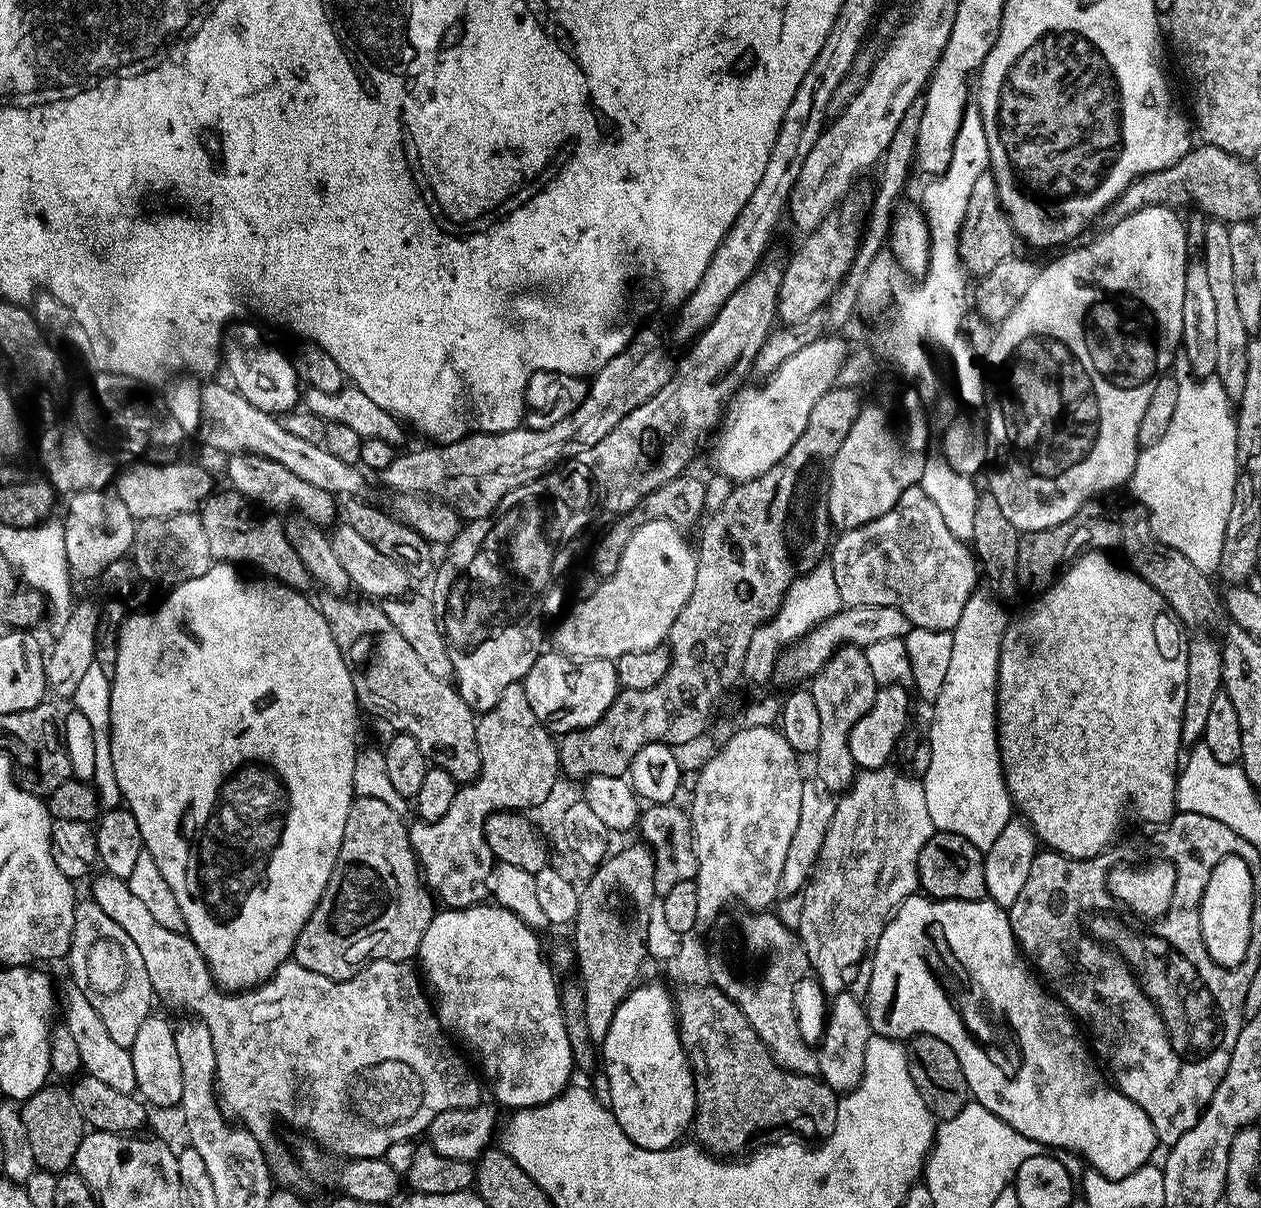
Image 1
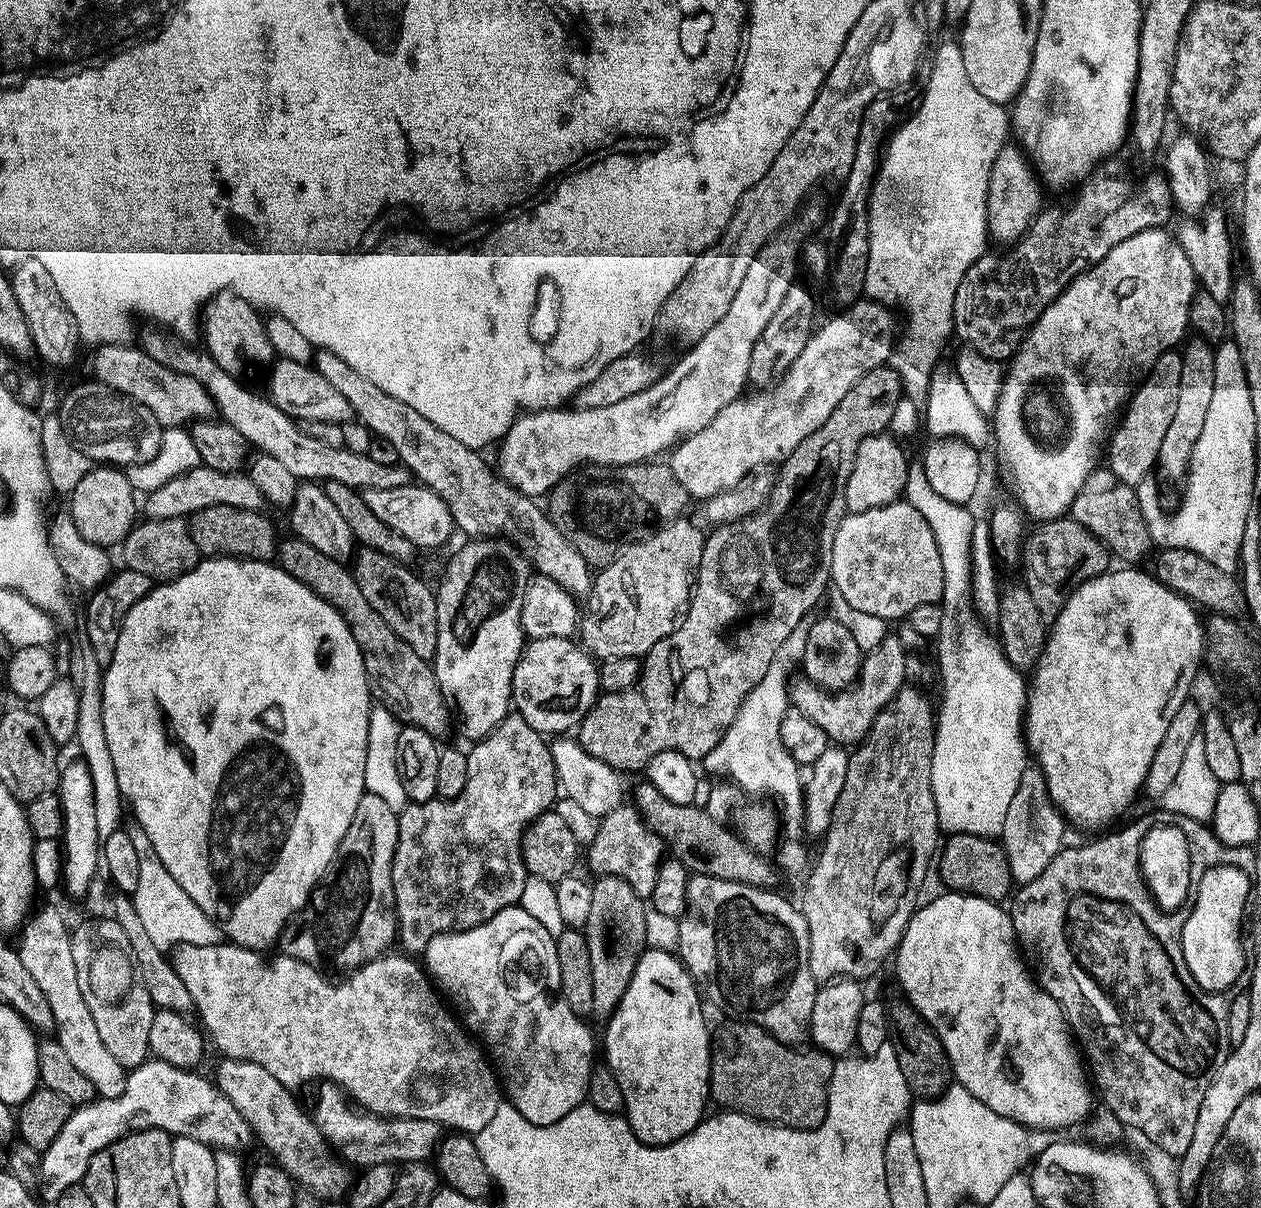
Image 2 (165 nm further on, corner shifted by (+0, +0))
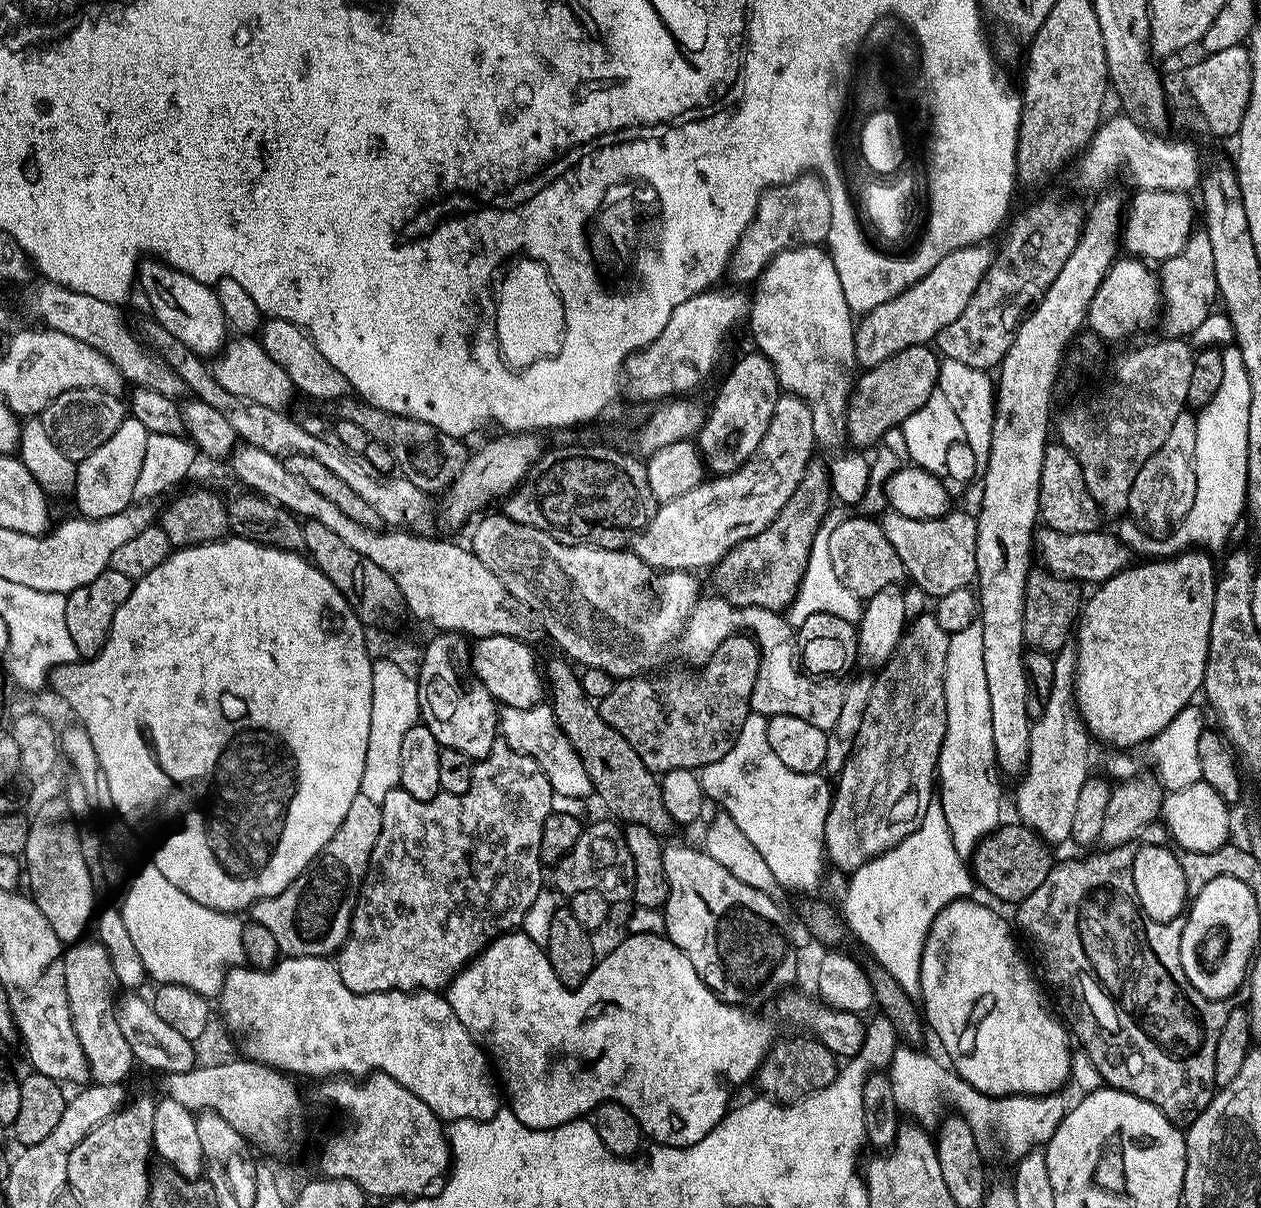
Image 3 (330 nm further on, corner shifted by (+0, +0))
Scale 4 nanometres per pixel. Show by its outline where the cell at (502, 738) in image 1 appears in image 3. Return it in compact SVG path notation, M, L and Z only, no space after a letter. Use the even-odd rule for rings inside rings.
M497 742L487 758L475 761L475 765L473 789L484 796L497 792L508 799L505 804L496 800L471 804L469 792L461 796L441 792L433 800L414 798L402 787L386 794L382 830L372 851L372 862L360 887L360 899L356 902L348 937L334 960L342 982L346 982L350 990L374 994L447 989L453 978L497 936L523 925L526 910L530 910L534 898L538 898L545 887L546 872L540 863L542 826L538 824L544 824L554 810L554 793L546 774L534 758L514 751L503 742ZM526 804L530 804L528 808L532 812L520 818Z

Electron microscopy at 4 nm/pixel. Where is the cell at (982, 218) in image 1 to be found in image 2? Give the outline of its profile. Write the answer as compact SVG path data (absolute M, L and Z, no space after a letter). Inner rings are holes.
M1005 143L994 158L988 183L988 234L1000 244L1015 245L1025 235L1032 221L1042 211L1040 204L1042 185L1023 151L1015 143Z

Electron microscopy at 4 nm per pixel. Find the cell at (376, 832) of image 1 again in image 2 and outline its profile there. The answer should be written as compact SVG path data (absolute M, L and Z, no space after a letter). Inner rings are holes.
M363 795L358 802L358 810L354 810L354 822L350 822L350 830L342 838L336 848L336 856L327 865L324 878L312 891L312 898L301 907L291 926L285 927L280 934L278 948L285 957L302 960L317 970L337 968L344 974L352 974L363 969L364 965L378 960L389 951L388 948L398 940L396 922L396 899L392 889L392 863L394 850L398 846L397 813L392 812L380 798Z

